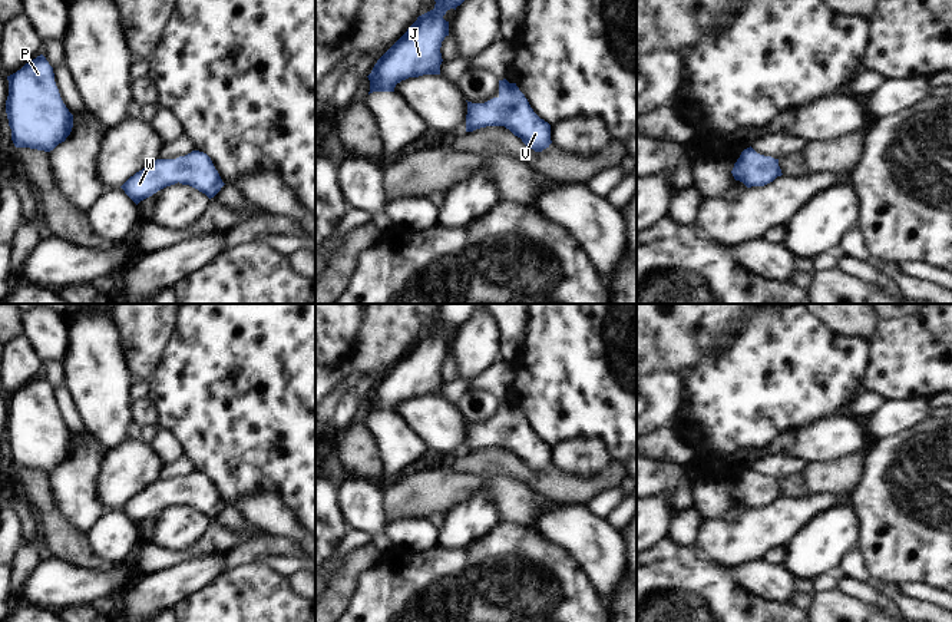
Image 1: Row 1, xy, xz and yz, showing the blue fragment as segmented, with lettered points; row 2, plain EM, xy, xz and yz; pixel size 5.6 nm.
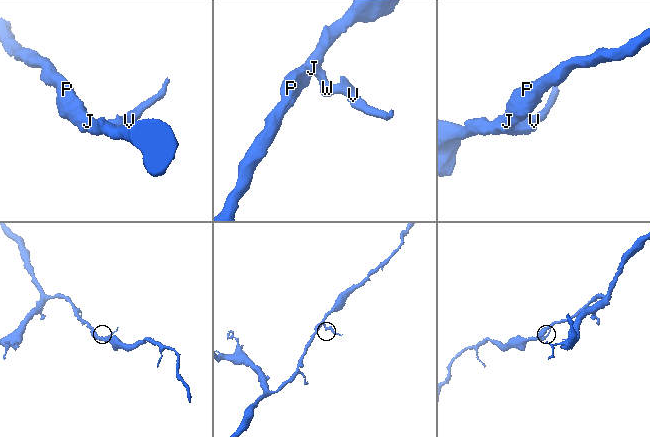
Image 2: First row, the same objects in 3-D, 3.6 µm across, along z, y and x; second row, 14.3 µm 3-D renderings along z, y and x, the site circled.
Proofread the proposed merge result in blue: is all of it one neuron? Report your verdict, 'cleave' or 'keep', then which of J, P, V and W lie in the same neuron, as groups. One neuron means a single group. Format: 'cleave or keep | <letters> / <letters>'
keep | J P V W

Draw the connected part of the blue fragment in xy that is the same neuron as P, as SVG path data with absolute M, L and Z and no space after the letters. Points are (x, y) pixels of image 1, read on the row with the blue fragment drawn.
M43 54L7 76L6 113L16 148L50 152L65 142L73 115L63 103L53 67Z

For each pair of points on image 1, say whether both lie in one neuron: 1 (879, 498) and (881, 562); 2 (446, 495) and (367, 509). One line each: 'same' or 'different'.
1: same
2: different

